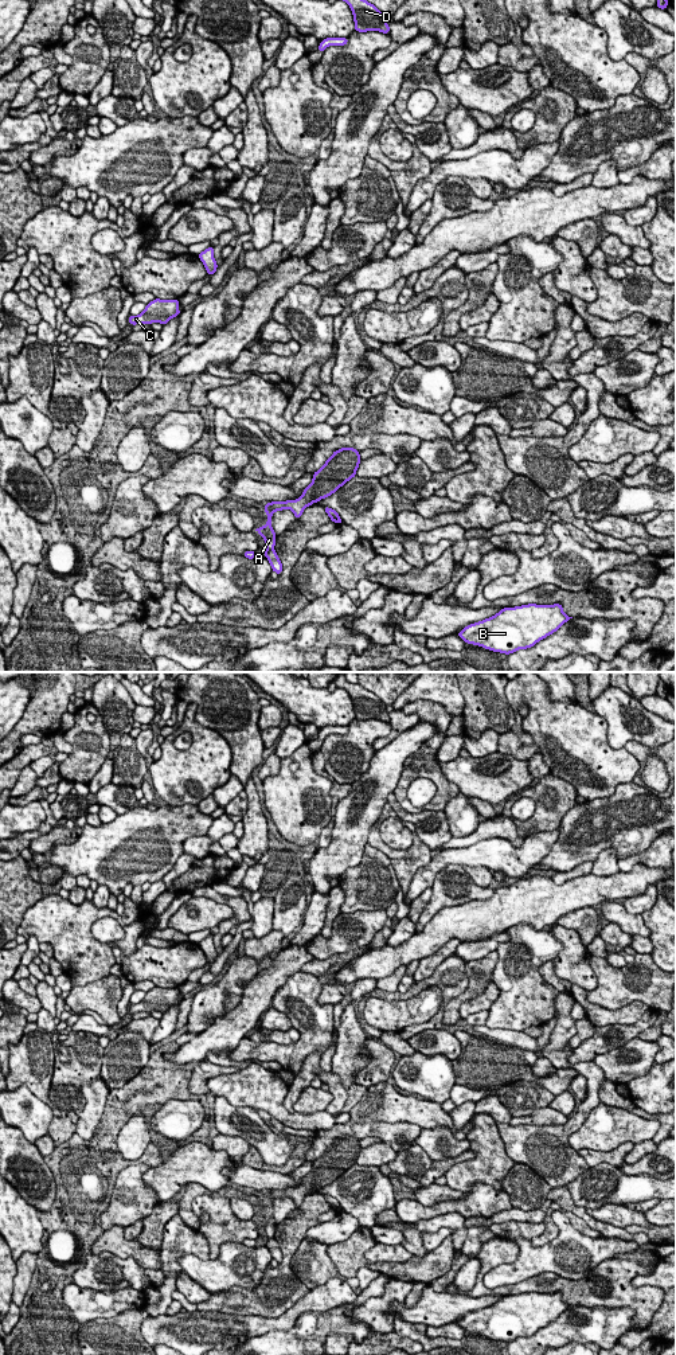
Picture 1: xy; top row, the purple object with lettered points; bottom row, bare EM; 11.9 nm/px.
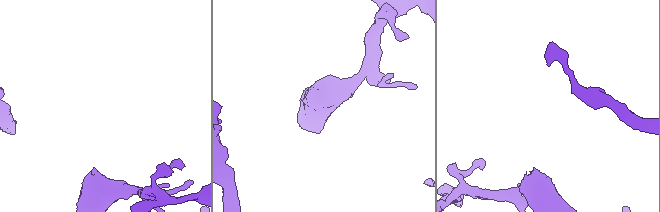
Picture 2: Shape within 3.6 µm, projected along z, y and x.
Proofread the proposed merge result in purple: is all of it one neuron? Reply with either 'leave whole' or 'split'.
split

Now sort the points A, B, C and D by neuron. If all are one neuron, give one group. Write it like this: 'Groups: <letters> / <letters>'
Groups: A C D / B

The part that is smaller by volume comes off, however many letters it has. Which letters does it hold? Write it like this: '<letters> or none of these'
B

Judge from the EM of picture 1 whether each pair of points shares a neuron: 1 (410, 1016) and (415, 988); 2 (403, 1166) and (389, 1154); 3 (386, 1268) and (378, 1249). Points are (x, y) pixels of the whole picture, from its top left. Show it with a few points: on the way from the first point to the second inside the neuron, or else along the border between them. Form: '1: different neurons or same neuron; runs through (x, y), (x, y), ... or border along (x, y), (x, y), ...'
1: different neurons; border along (442, 992), (429, 986), (406, 999), (383, 1000)
2: different neurons; border along (398, 1154), (387, 1164)
3: different neurons; border along (363, 1254), (371, 1261), (402, 1262)

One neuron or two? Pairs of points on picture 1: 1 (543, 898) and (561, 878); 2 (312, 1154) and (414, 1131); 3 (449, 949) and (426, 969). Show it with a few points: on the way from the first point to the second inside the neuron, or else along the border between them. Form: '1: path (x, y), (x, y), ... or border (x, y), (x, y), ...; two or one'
1: border (586, 875), (562, 883), (555, 883), (550, 878); two
2: path (338, 1131), (389, 1131); one
3: path (444, 953), (432, 964); one

